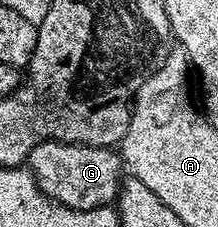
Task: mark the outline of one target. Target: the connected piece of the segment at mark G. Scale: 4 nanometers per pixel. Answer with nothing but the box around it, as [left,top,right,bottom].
[29,139,125,211]

